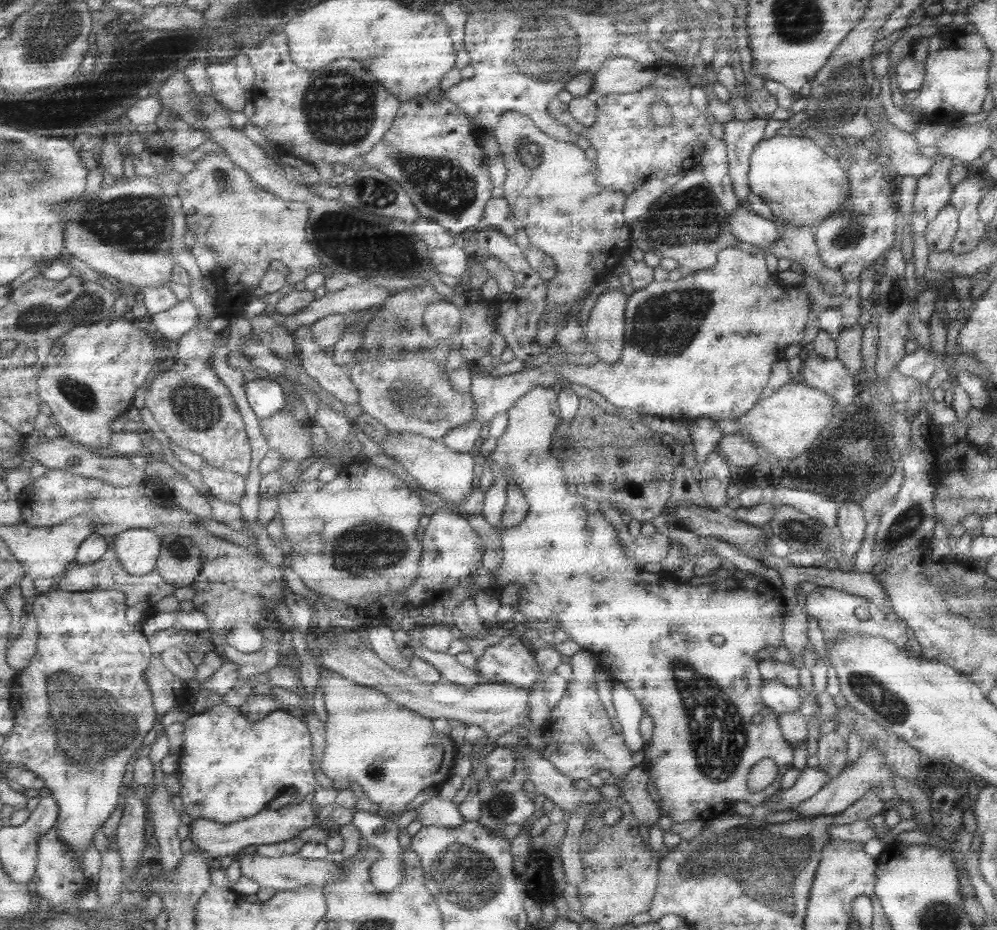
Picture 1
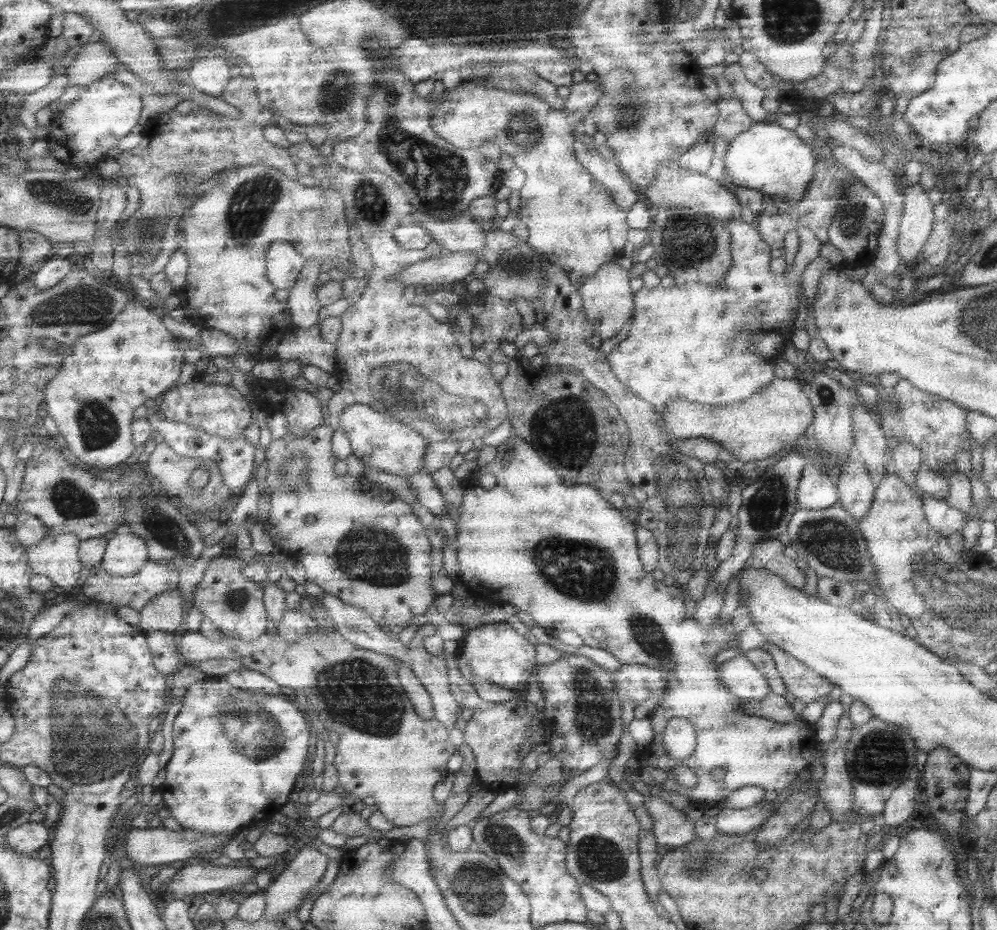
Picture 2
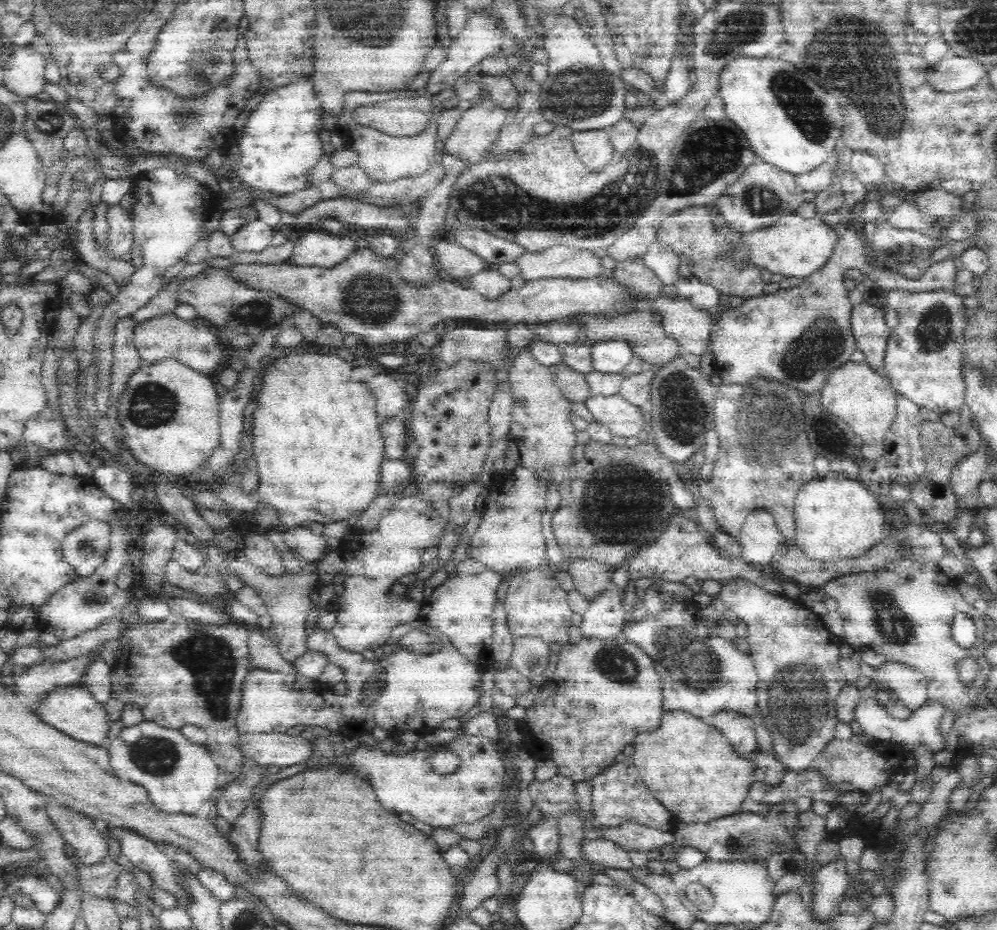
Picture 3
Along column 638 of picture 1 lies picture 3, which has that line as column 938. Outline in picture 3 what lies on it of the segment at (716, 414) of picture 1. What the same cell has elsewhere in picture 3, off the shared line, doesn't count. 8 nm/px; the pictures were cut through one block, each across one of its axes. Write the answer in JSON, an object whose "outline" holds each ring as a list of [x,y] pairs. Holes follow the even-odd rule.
{"outline":[[[899,288],[885,291],[882,295],[883,306],[892,308],[898,316],[896,326],[890,330],[890,336],[884,350],[883,365],[878,372],[884,375],[896,391],[897,396],[904,397],[920,408],[946,414],[961,412],[967,393],[963,375],[963,350],[965,330],[970,321],[971,310],[964,304],[965,296],[960,296],[953,289],[920,290],[908,292]]]}

